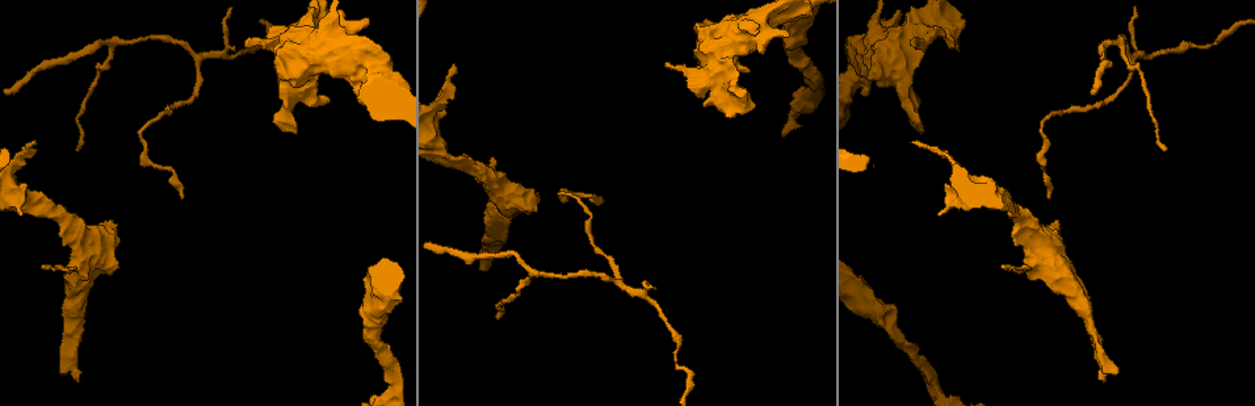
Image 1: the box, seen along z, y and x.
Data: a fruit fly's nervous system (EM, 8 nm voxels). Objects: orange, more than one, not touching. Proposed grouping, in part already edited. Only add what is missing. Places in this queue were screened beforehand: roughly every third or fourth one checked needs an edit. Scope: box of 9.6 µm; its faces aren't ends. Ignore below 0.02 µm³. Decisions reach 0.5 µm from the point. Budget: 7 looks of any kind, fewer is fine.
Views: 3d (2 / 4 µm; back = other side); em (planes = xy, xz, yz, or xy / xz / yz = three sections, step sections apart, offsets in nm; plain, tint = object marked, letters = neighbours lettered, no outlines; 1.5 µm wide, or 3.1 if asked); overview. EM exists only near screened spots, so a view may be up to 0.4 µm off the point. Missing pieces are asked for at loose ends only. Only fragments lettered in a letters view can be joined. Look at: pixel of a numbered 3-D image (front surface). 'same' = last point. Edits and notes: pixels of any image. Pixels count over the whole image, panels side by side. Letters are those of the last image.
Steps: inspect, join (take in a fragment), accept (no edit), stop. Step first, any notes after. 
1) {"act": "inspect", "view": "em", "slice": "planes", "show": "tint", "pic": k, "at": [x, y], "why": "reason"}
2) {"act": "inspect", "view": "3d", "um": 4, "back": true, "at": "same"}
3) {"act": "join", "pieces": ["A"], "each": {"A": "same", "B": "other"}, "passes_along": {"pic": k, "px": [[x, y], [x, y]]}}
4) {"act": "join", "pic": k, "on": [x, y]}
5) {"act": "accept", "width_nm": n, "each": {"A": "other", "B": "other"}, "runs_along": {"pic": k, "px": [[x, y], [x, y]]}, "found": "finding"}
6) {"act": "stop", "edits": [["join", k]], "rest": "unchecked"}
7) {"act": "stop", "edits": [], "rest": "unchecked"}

{"act": "inspect", "view": "em", "slice": "planes", "show": "letters", "pic": 1, "at": [288, 129], "why": "free end"}

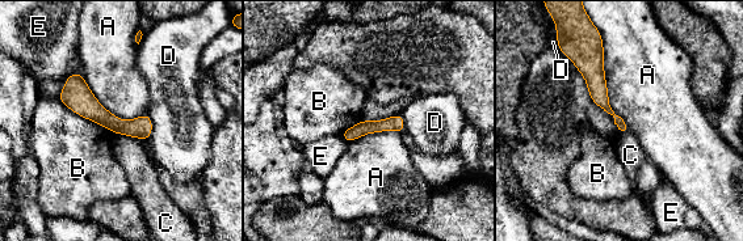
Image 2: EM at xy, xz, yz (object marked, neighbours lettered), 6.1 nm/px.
{"act": "accept", "each": {"A": "other", "B": "other", "C": "other", "D": "other", "E": "other"}, "border": {"pic": 2, "px": [[600, 37], [609, 106], [630, 130]]}, "found": "none of them fits"}

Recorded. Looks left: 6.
{"act": "inspect", "view": "em", "um": 3.1, "slice": "xy", "step": 8, "show": "letters", "pic": 1, "at": [664, 66], "why": "branch stops here"}

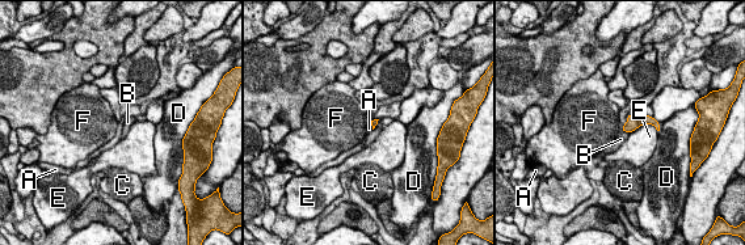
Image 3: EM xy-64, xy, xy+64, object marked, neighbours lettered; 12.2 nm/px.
{"act": "inspect", "view": "em", "um": 3.1, "slice": "yz", "step": 16, "show": "letters", "at": "same"}

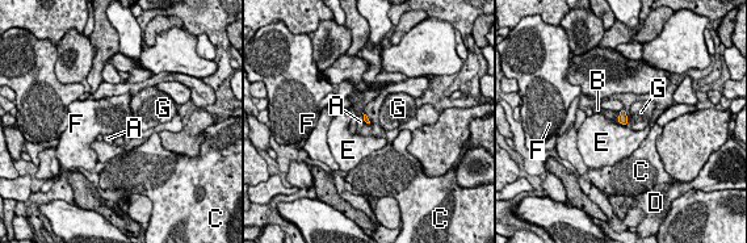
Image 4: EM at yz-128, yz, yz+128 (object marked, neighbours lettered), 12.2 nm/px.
{"act": "accept", "longest_contact_nm": ["E", 160], "each": {"A": "other", "B": "other", "C": "other", "D": "other", "E": "other", "F": "other", "G": "other"}, "found": "no lettered fragment goes on from it"}

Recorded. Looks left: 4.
{"act": "inspect", "view": "3d", "um": 2, "pic": 1, "at": [1102, 380], "why": "end of a long branch"}

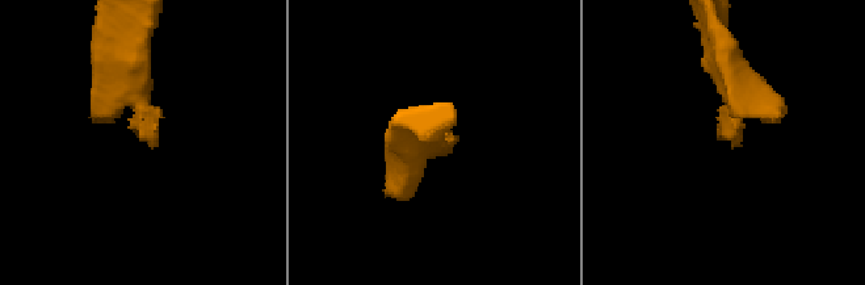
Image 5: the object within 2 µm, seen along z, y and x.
{"act": "inspect", "view": "em", "slice": "planes", "show": "letters", "pic": 5, "at": [733, 145]}

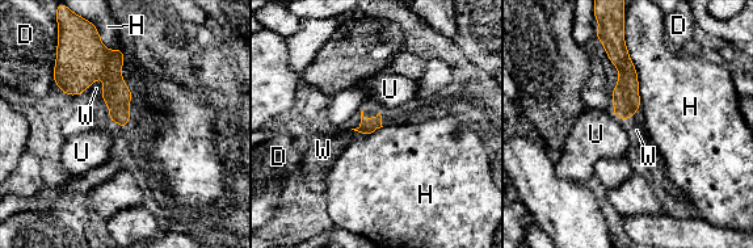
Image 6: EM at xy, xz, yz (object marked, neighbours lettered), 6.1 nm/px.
{"act": "join", "pieces": ["W"], "width_nm": 100, "each": {"D": "other", "H": "other", "U": "other", "W": "same"}, "found": "it goes on there"}

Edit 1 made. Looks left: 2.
{"act": "stop", "edits": [["join", 6]], "rest": "unchecked"}

